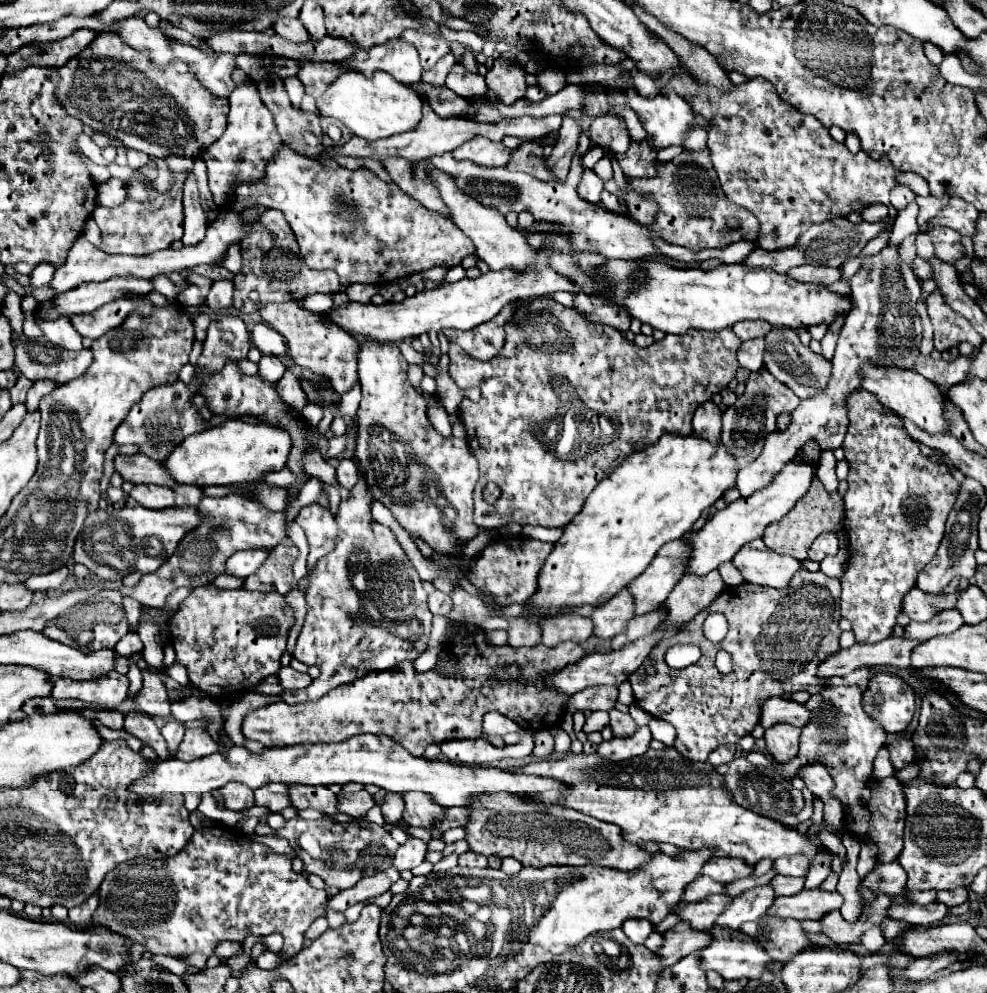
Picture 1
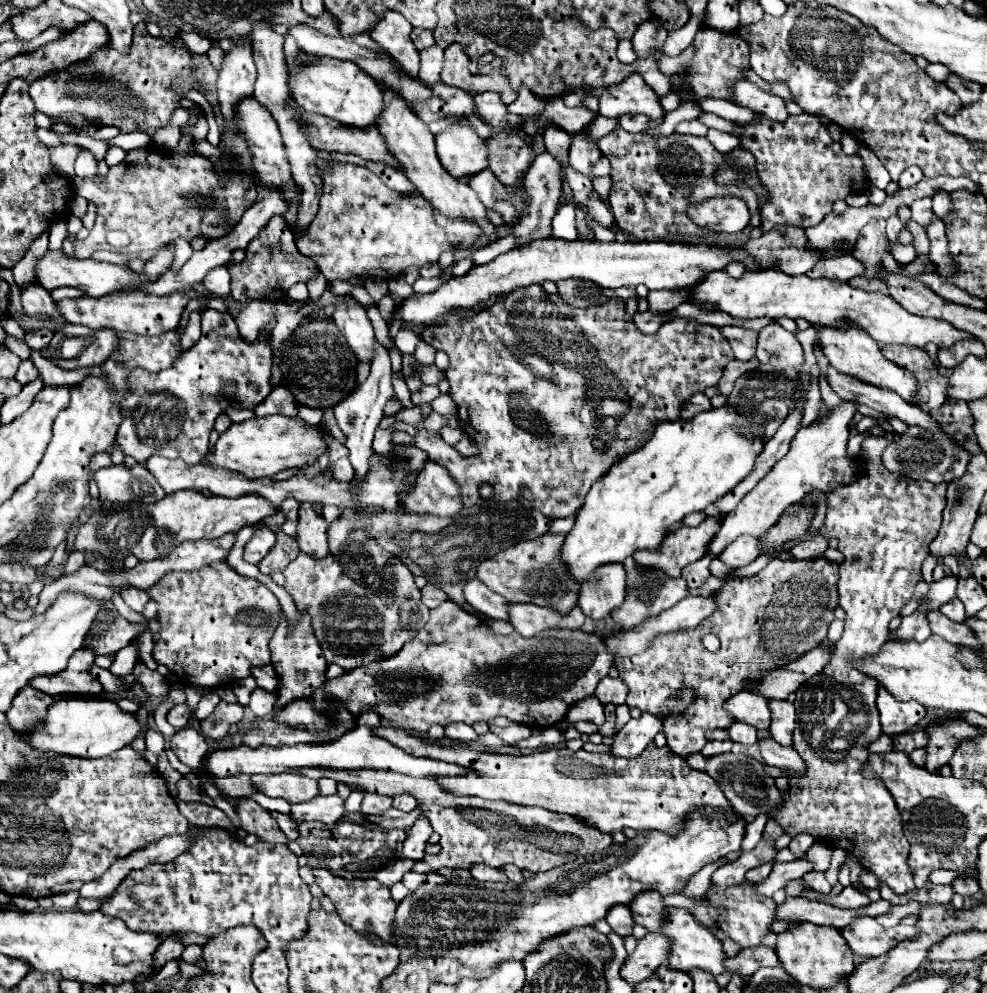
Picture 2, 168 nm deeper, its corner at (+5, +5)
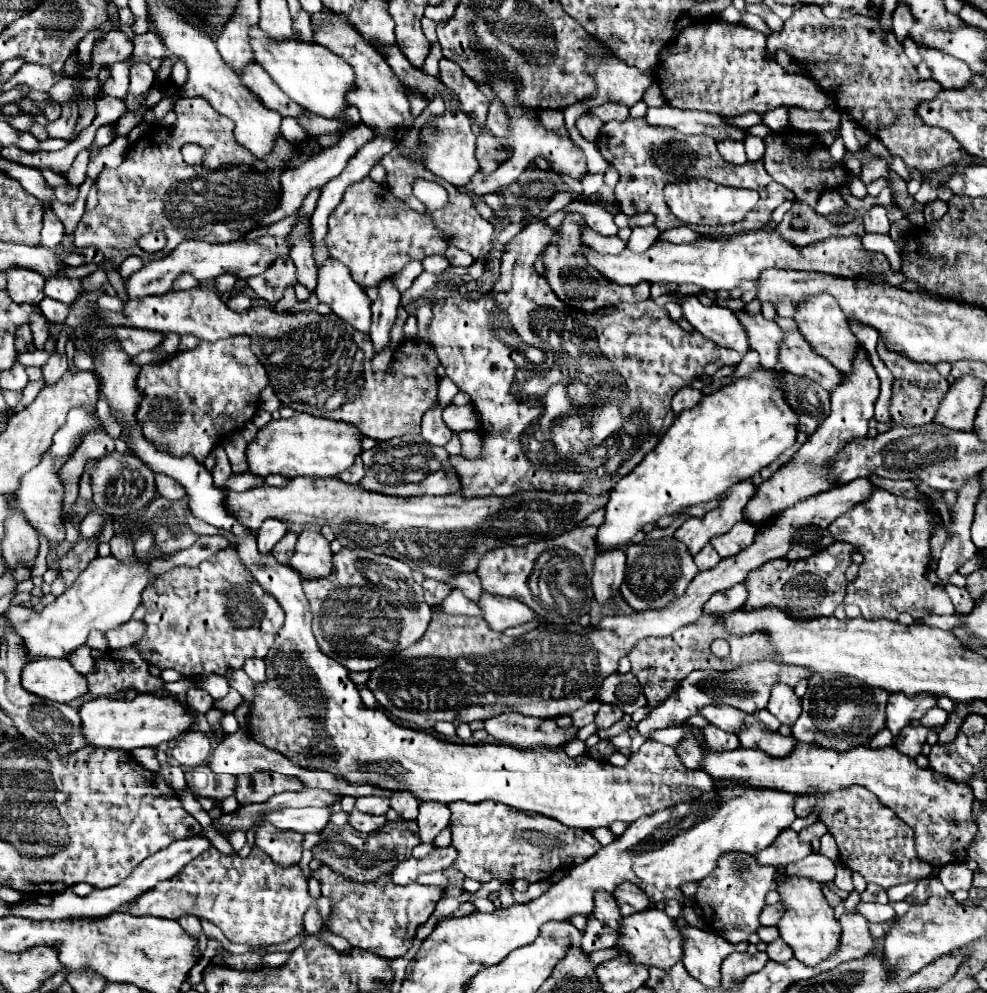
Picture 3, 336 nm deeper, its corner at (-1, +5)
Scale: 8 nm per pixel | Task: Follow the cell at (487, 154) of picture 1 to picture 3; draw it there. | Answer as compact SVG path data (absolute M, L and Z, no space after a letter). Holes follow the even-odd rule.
M448 108L444 116L430 120L426 126L422 126L420 138L428 146L424 166L436 176L450 182L452 186L458 186L458 188L466 186L470 178L480 170L478 160L476 160L476 136L470 130L470 120L462 110Z

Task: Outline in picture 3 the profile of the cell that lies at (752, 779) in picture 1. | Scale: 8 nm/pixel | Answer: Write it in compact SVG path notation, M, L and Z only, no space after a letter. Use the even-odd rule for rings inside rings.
M684 736L684 742L676 748L676 754L680 756L682 764L692 770L700 770L704 762L704 748L694 736Z

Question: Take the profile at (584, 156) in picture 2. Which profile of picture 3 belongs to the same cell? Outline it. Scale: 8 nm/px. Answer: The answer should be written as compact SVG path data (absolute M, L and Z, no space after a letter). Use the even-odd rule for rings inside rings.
M584 114L578 122L576 122L576 128L580 130L580 136L588 142L596 142L596 136L600 136L600 120L592 120L592 116Z

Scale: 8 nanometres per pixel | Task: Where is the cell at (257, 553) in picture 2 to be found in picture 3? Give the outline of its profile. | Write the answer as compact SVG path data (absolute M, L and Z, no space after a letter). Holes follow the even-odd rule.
M264 520L260 526L256 540L258 540L258 552L260 554L270 554L274 544L286 534L286 524L280 520Z

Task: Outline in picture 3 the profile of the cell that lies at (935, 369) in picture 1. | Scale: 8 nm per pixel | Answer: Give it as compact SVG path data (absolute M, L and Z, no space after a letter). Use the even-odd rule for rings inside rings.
M878 344L878 356L882 362L888 366L888 370L894 376L894 394L892 394L892 404L890 404L890 414L896 424L926 424L932 422L940 400L946 396L950 384L946 378L942 378L932 364L916 364L914 360L908 360L896 352L892 352L886 344Z

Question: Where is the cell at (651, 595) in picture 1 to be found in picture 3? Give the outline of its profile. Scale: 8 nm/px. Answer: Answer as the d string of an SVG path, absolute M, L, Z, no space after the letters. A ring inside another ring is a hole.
M744 480L736 484L736 488L728 490L722 498L722 506L718 510L708 512L702 518L690 518L676 532L674 540L682 542L692 556L696 556L712 538L728 532L734 524L742 520L742 510L748 498L754 492L752 480Z

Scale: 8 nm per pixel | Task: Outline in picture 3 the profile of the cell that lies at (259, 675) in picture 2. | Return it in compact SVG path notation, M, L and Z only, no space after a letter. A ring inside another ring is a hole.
M248 658L246 664L244 664L244 672L246 672L256 684L266 682L266 666L264 666L264 660Z

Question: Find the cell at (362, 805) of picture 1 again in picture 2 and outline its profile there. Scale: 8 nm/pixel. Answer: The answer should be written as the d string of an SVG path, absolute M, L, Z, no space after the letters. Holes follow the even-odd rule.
M334 794L334 796L316 796L314 800L306 800L302 804L292 804L290 808L290 818L294 822L310 822L318 820L324 824L336 824L344 816L344 800Z

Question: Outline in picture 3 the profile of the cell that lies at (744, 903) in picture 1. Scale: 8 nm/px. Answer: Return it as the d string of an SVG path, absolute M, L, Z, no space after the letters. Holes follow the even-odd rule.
M822 854L806 856L804 860L792 862L784 866L784 872L792 878L808 878L816 882L832 882L834 878L834 862Z

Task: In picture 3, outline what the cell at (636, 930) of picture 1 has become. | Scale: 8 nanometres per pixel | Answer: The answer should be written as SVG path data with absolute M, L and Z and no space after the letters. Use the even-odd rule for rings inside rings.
M600 892L600 896L596 896L596 912L594 912L594 916L600 922L608 924L610 928L620 930L620 918L622 918L620 906L618 906L614 896L608 896L608 892Z

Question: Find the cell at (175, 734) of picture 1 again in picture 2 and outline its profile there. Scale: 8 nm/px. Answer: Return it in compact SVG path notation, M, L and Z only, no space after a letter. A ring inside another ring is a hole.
M186 702L174 706L174 708L168 712L168 722L170 722L176 730L188 726L190 720L192 720L192 708L190 708Z

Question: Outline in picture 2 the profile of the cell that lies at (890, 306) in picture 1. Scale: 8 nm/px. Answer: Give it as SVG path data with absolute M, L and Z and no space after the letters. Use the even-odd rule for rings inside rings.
M872 220L862 228L857 240L854 258L866 266L868 278L882 268L882 256L886 253L887 243L885 227L885 220Z

